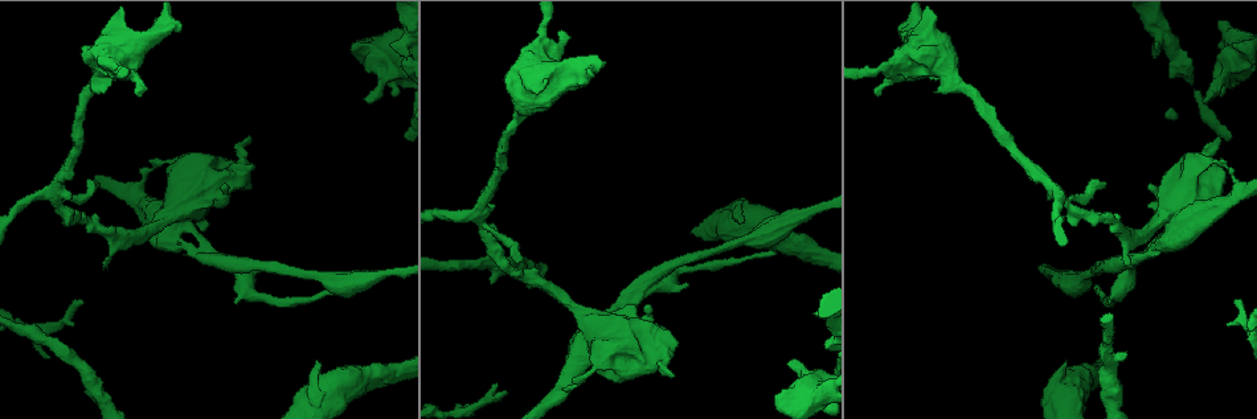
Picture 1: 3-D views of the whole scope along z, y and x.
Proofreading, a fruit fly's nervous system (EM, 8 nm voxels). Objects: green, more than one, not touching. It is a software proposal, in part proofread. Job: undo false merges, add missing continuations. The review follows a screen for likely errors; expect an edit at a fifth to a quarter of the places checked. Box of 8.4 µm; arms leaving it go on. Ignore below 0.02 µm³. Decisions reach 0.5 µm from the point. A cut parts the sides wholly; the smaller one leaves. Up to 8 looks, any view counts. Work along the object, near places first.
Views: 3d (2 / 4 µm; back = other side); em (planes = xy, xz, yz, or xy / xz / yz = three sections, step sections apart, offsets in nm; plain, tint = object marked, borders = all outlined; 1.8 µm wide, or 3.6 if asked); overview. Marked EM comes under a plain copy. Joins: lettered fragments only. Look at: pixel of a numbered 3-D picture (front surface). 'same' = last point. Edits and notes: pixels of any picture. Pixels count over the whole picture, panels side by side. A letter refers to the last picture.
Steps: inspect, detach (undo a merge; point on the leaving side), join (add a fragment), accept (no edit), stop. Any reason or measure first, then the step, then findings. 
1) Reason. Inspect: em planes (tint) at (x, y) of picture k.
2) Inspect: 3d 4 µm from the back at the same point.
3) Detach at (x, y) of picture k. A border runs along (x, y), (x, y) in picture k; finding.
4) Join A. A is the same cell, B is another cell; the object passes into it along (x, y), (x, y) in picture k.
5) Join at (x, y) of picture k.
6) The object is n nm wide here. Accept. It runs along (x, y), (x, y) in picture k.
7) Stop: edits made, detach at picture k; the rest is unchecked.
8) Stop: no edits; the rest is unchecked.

An open end. Inspect: 3d 2 µm at (1206, 98) of picture 1.

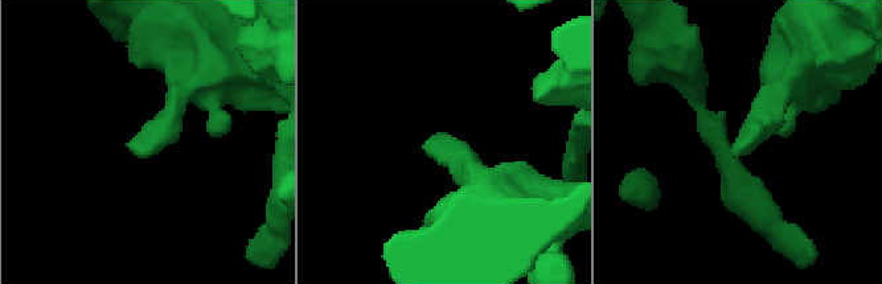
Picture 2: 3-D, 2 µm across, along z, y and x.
Inspect: em planes (tint) at (426, 148) of picture 2.

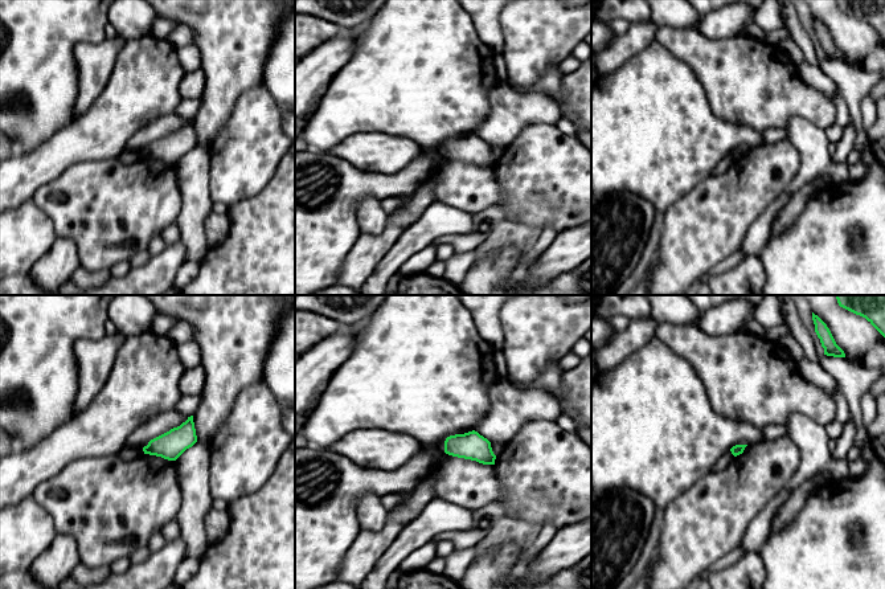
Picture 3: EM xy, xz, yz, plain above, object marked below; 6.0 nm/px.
See the neighbours. Inspect: em planes (borders) at the same point.

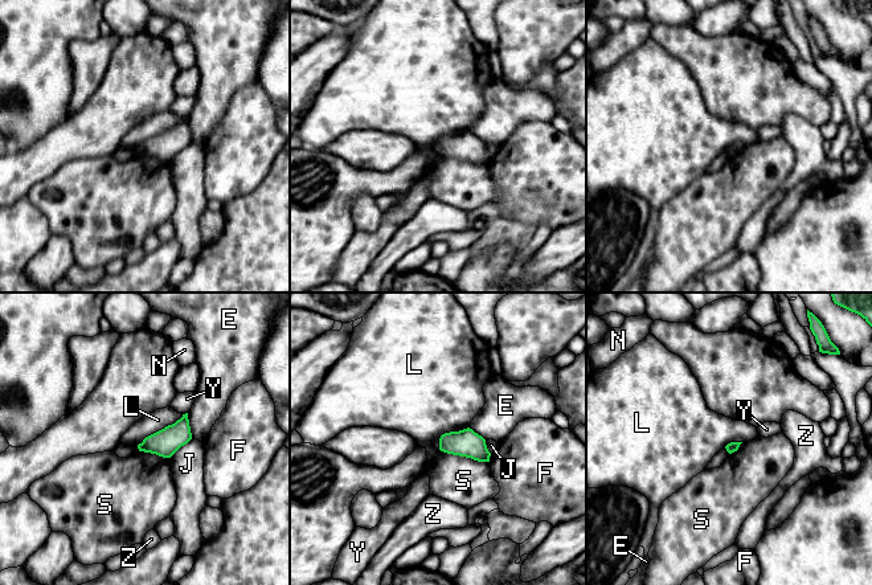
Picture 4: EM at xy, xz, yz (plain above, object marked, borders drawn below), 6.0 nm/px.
Accept. E, F, J, L, N, S, Y and Z are other cells; a border runs along (183, 414), (148, 434), (136, 446) in picture 4; none of them fits.

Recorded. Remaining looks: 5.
An open end. Inspect: 3d 4 µm at (78, 304) of picture 1.

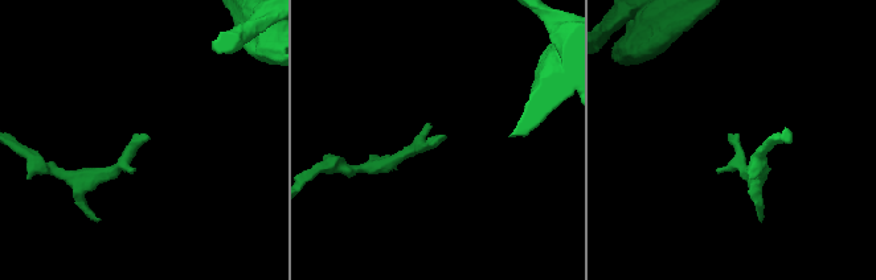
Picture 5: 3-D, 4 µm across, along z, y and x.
Now the EM. Inspect: em xy step 8 (borders) at (442, 137) of picture 5.

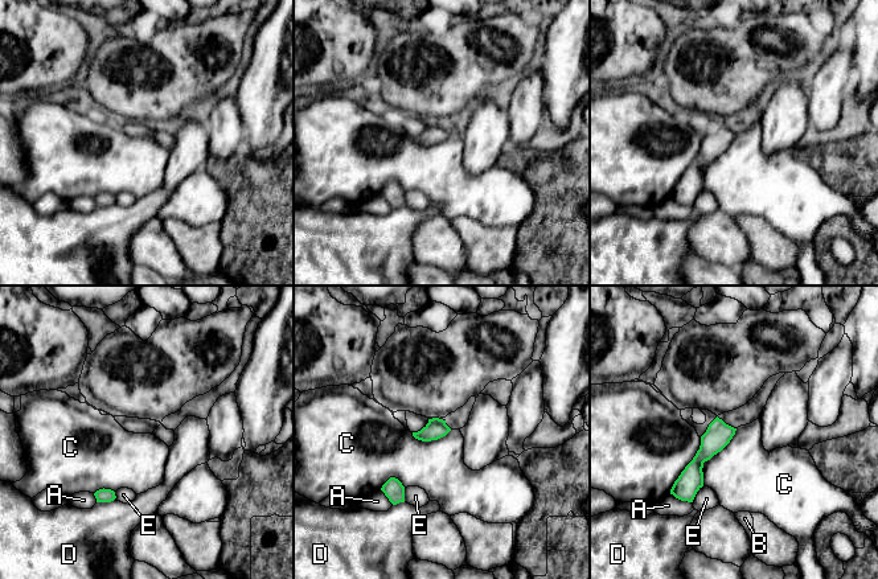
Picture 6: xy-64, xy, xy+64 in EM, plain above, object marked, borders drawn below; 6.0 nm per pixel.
Accept. A, B, C, D and E are other cells; a border runs along (737, 428), (704, 463), (702, 484) in picture 6; none of them fits.

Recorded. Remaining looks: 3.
Free end. Inspect: em yz step 4 (tint) at (517, 262) of picture 1.

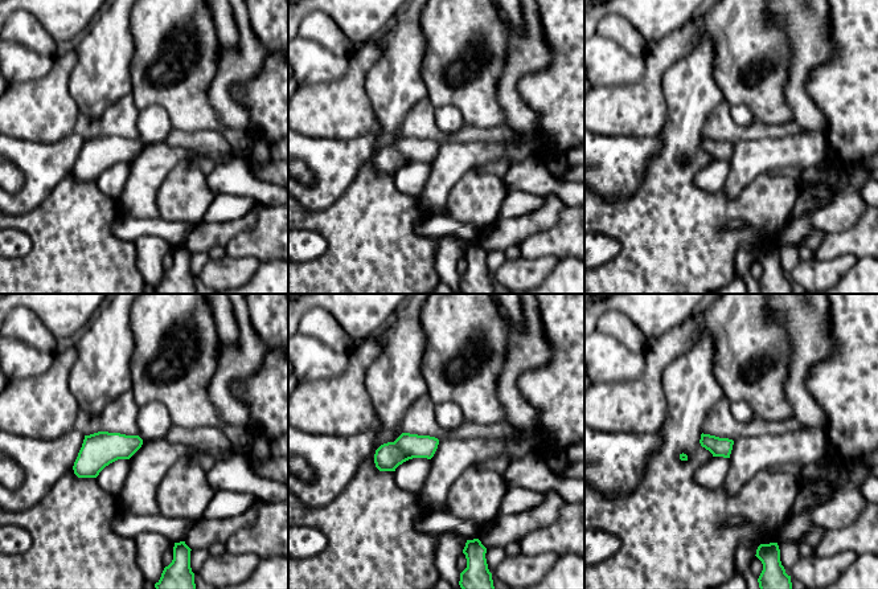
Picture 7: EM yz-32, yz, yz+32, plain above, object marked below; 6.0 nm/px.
Inspect: em planes (borders) at the same point.

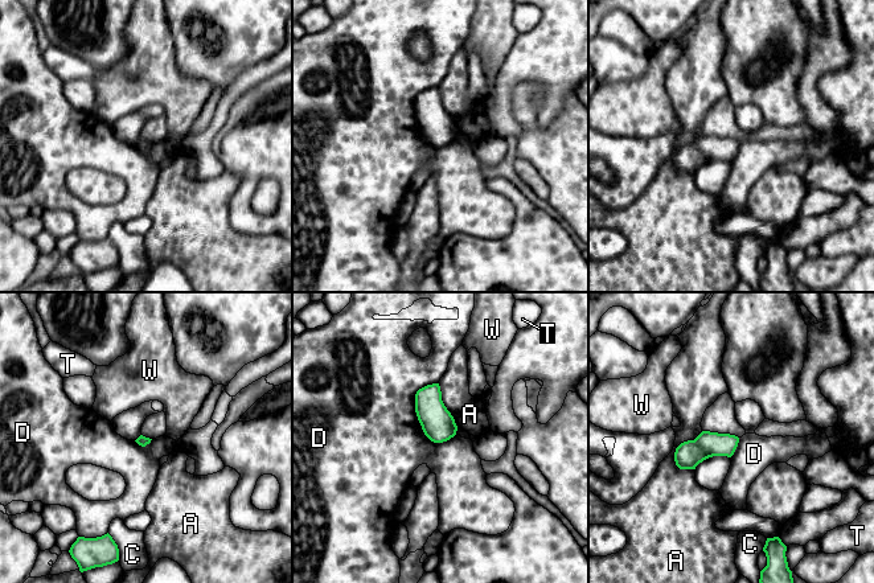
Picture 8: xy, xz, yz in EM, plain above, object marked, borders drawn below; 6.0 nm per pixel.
Accept. A, C, D, T and W are other cells; none of them fits.

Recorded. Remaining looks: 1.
Stop: no edits; the rest is unchecked.

